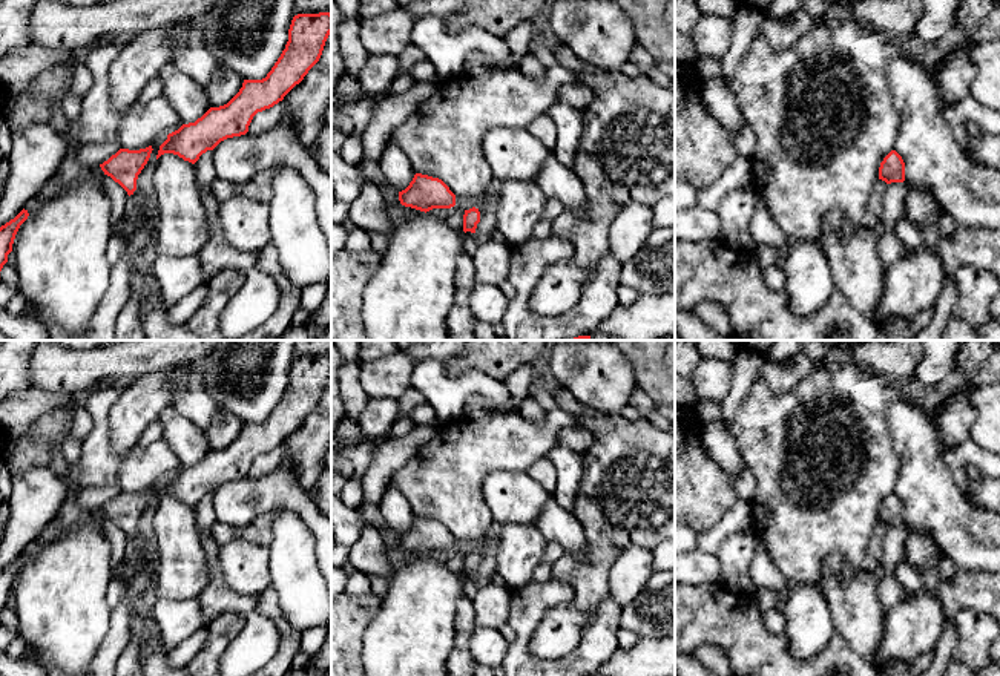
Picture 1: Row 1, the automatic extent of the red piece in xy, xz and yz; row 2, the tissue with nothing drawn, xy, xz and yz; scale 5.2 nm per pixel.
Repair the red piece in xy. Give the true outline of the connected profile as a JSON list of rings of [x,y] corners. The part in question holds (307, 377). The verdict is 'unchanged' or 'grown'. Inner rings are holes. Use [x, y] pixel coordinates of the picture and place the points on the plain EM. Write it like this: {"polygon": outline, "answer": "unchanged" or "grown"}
{"polygon": [[[298,357],[288,372],[288,385],[281,400],[262,423],[244,423],[239,435],[224,449],[210,451],[195,466],[183,468],[167,478],[156,503],[173,497],[195,507],[202,497],[221,484],[241,480],[258,455],[273,451],[299,428],[319,405],[331,377],[331,357]]], "answer": "unchanged"}

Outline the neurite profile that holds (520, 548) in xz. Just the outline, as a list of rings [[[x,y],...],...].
[[[505,523],[494,530],[497,538],[497,569],[506,587],[515,590],[534,581],[534,572],[543,563],[546,538],[529,524]]]

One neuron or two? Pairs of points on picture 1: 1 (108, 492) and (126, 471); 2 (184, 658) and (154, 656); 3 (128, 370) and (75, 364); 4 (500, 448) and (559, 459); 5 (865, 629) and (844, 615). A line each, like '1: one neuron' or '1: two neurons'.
1: two neurons
2: two neurons
3: one neuron
4: two neurons
5: one neuron

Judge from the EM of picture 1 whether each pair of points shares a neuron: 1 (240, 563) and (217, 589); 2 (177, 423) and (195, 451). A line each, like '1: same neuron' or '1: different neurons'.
1: different neurons
2: same neuron

